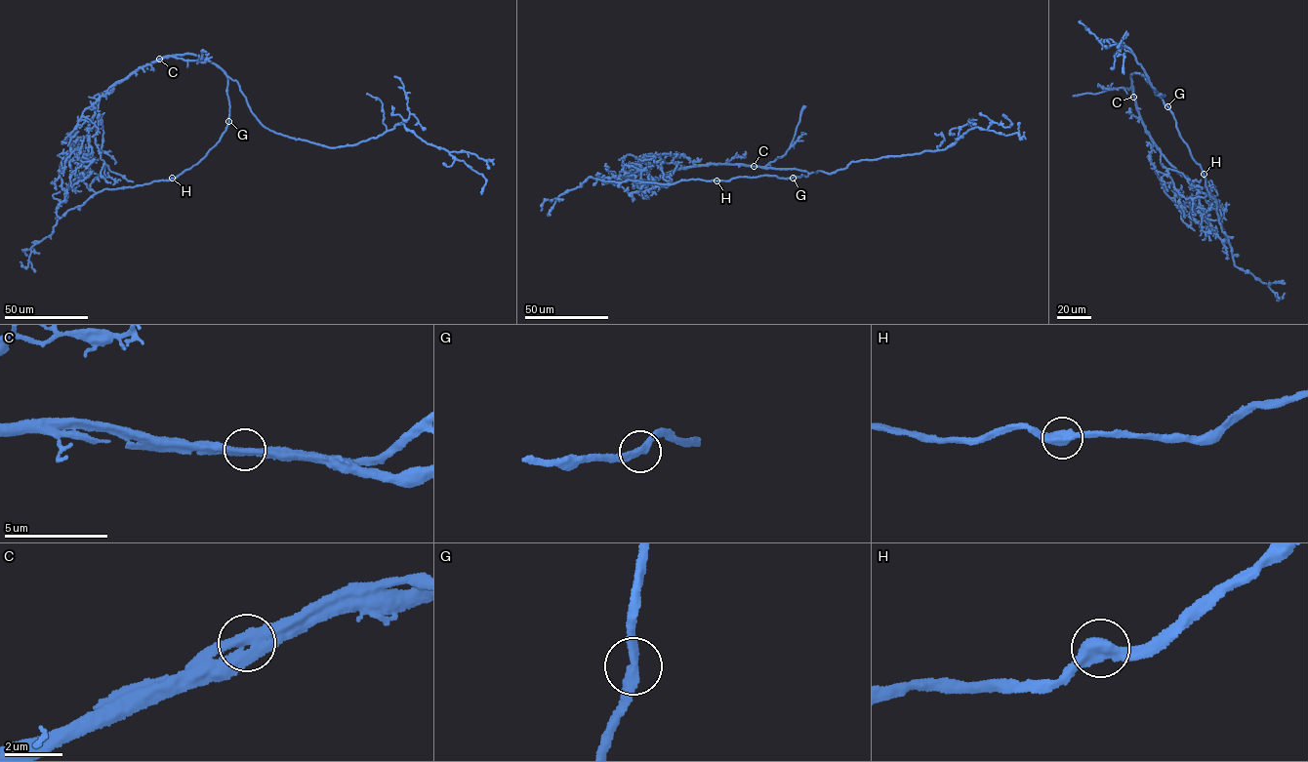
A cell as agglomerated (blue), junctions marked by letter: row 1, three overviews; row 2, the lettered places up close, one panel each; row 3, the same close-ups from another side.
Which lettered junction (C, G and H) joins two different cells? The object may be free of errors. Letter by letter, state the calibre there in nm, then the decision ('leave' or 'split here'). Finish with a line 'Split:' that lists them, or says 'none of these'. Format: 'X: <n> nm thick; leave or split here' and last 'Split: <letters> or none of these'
C: 440 nm thick; leave
G: 320 nm thick; leave
H: 480 nm thick; leave
Split: none of these

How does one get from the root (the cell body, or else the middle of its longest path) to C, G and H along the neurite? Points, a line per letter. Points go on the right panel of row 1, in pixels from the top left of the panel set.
C: (1142, 75), (1131, 74), (1133, 96)
G: (1142, 75), (1167, 105)
H: (1142, 75), (1168, 108), (1181, 137), (1204, 174)

